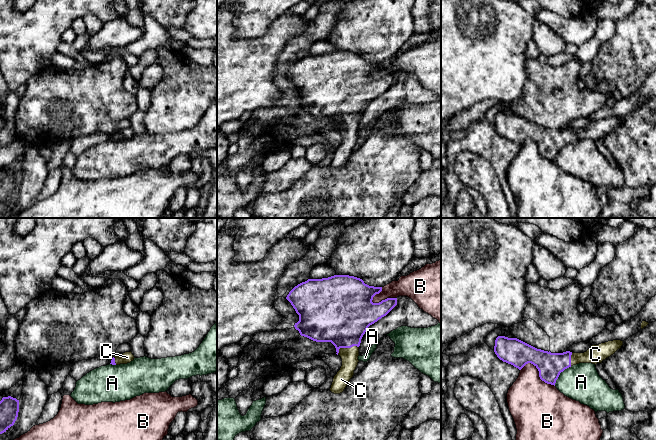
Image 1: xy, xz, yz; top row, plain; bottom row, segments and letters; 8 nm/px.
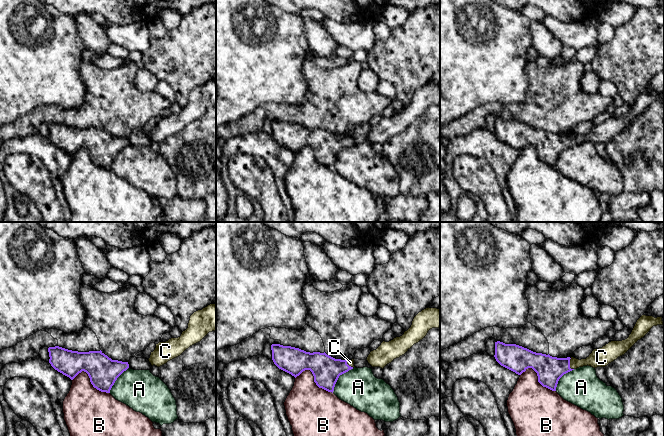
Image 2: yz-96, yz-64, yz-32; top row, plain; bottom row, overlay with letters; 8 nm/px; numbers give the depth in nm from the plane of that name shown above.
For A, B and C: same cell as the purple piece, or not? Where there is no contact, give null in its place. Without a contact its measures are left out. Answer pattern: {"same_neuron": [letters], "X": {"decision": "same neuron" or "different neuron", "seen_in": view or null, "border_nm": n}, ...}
{"same_neuron": ["C"], "A": {"decision": "different neuron", "seen_in": "yz", "border_nm": 220}, "B": {"decision": "different neuron", "seen_in": "yz", "border_nm": 320}, "C": {"decision": "same neuron", "seen_in": "xz", "border_nm": 190}}

